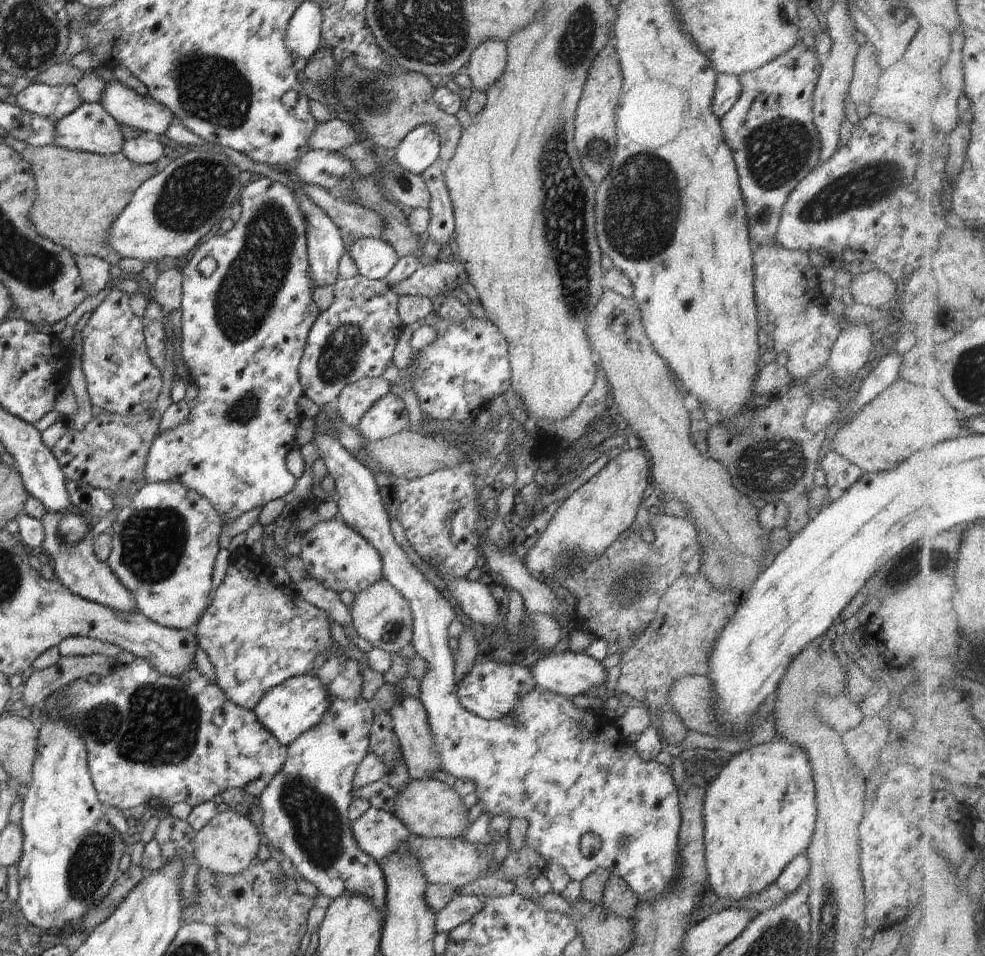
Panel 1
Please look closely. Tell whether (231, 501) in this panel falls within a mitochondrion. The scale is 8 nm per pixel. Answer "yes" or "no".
no

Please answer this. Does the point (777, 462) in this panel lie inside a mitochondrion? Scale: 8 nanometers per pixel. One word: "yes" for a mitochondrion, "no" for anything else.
yes

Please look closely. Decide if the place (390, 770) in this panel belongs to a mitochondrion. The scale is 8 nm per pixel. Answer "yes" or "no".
no

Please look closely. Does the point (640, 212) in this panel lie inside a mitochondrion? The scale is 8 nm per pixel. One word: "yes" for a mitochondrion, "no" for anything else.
yes

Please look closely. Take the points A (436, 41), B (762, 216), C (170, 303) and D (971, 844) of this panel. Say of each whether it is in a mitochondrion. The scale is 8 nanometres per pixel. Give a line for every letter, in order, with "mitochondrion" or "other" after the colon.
A: mitochondrion
B: mitochondrion
C: other
D: other

